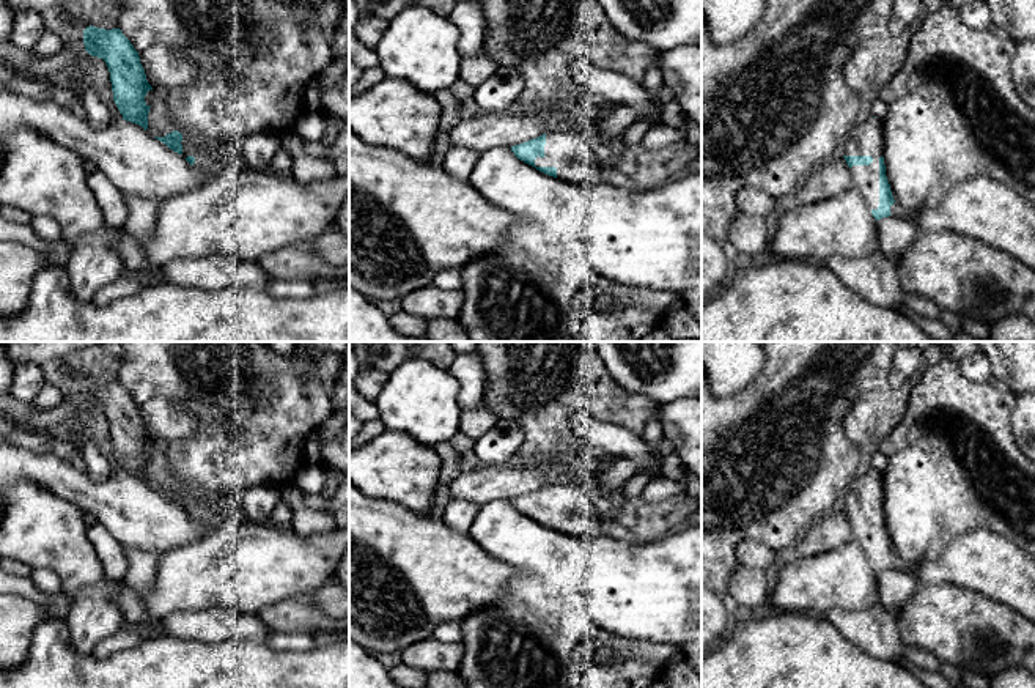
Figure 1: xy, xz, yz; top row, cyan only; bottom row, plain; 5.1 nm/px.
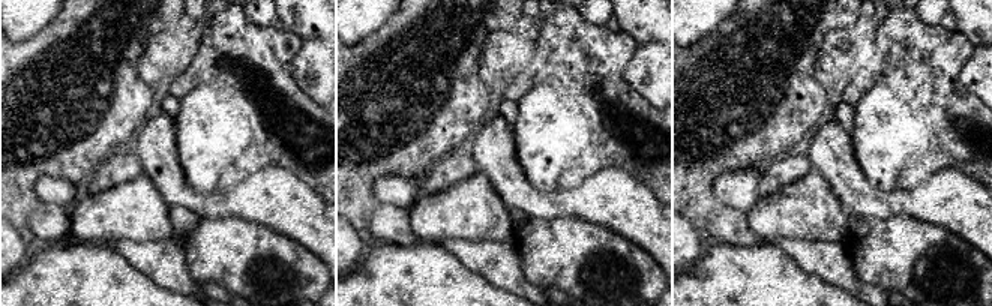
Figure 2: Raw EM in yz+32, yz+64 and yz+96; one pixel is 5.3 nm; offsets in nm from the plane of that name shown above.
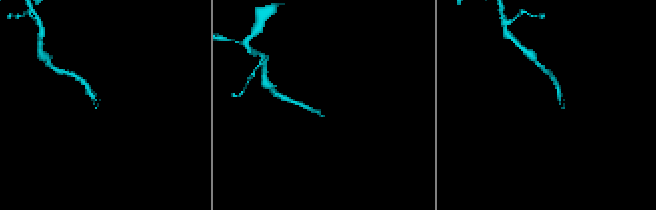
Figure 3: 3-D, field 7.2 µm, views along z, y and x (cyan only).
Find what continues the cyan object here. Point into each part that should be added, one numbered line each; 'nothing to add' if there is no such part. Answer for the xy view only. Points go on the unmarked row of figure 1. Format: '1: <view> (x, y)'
1: xy (208, 515)

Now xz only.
1: xz (568, 504)

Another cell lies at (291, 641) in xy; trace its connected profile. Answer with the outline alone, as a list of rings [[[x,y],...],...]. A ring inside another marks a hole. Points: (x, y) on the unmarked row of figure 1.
[[[269,630],[267,644],[274,650],[305,652],[315,647],[311,634],[304,631],[272,631]]]

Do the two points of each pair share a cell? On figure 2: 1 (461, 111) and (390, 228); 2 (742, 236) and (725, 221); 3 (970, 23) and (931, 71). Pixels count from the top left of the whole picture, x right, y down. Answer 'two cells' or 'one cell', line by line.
1: two cells
2: one cell
3: two cells

